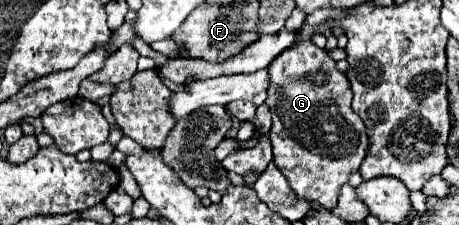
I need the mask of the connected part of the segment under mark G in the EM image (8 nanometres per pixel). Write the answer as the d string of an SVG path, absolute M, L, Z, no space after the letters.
M302 25L296 47L272 61L266 103L272 111L270 141L276 167L300 197L334 209L340 187L348 183L366 157L368 135L364 121L350 107L352 89L346 73L338 71L336 61L312 43L312 35L322 29L326 25Z

